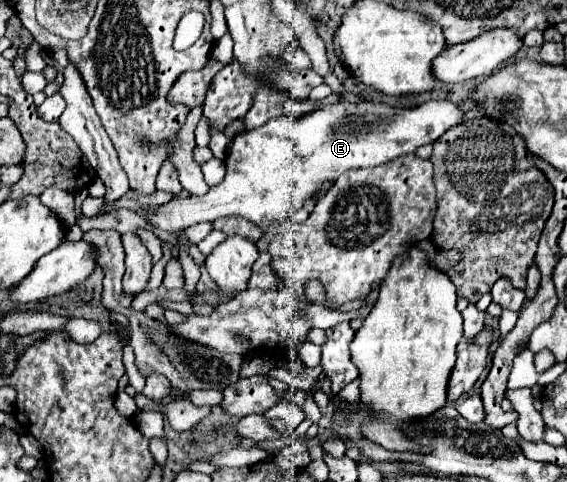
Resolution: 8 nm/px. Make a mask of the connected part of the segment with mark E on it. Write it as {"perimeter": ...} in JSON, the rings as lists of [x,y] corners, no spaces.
{"perimeter":[[[340,101],[300,119],[270,119],[260,129],[234,137],[234,145],[226,157],[226,177],[220,185],[210,187],[202,197],[174,197],[156,213],[150,213],[148,221],[158,229],[176,233],[202,221],[242,215],[266,229],[266,235],[258,241],[258,251],[268,251],[268,241],[274,237],[280,221],[290,211],[306,205],[324,181],[334,181],[348,169],[376,167],[398,155],[414,153],[418,147],[442,137],[462,115],[464,111],[450,101],[426,101],[412,109],[396,109],[368,101]]]}

